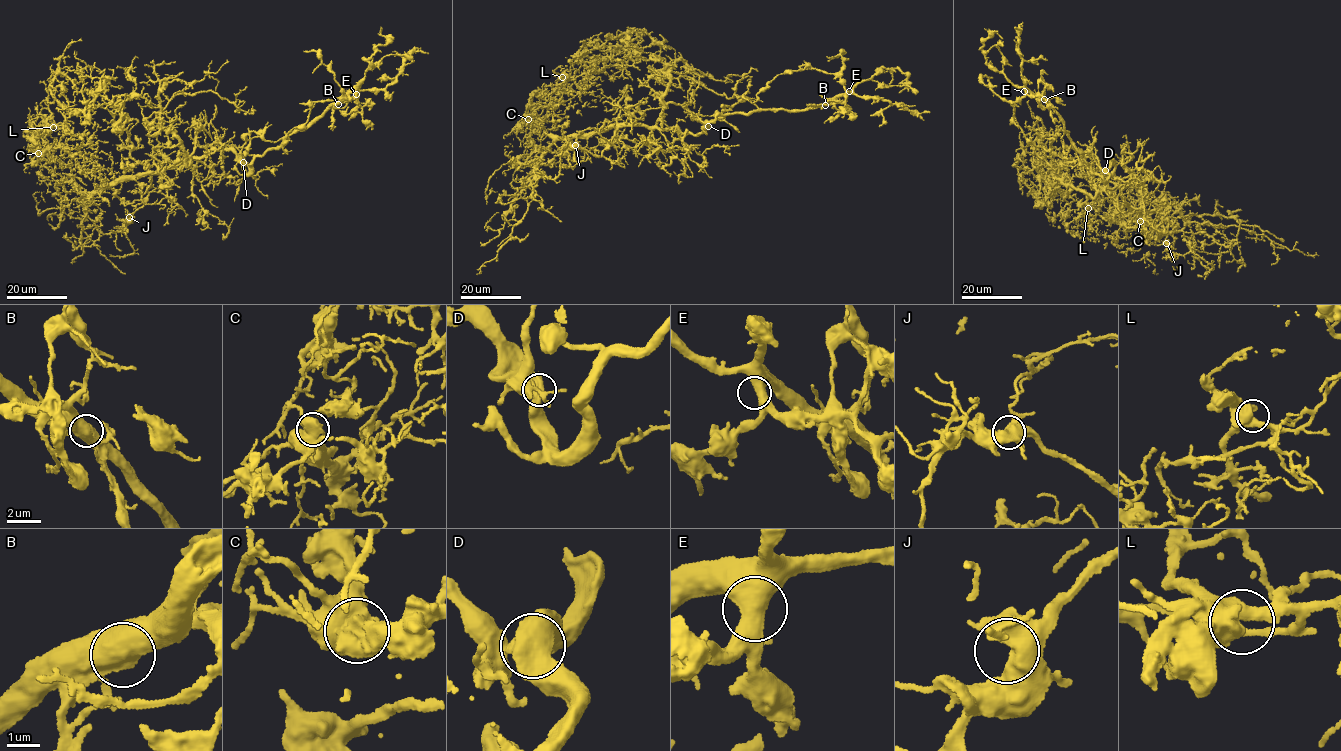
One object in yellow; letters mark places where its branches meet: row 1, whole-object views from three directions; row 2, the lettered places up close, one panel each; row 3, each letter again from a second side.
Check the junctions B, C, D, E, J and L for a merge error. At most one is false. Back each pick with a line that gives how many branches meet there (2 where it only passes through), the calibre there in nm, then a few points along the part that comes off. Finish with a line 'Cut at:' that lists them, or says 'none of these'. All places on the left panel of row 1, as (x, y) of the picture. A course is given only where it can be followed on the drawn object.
B: 2 | 750 nm | (337, 104), (345, 101), (346, 104), (338, 109), (330, 106)
Cut at: B

